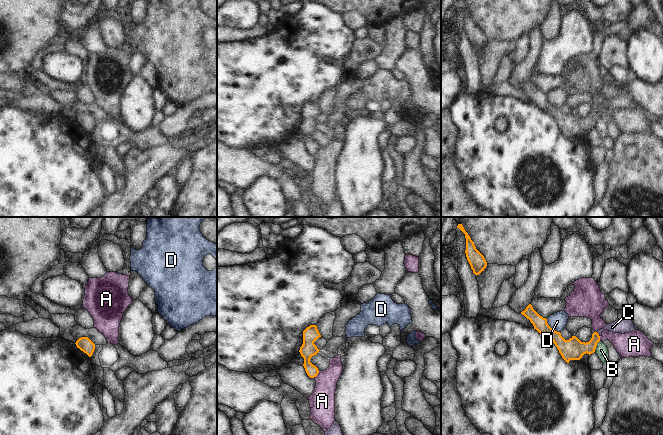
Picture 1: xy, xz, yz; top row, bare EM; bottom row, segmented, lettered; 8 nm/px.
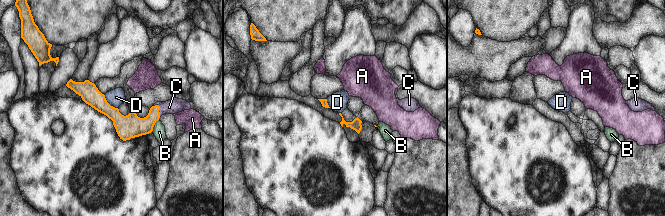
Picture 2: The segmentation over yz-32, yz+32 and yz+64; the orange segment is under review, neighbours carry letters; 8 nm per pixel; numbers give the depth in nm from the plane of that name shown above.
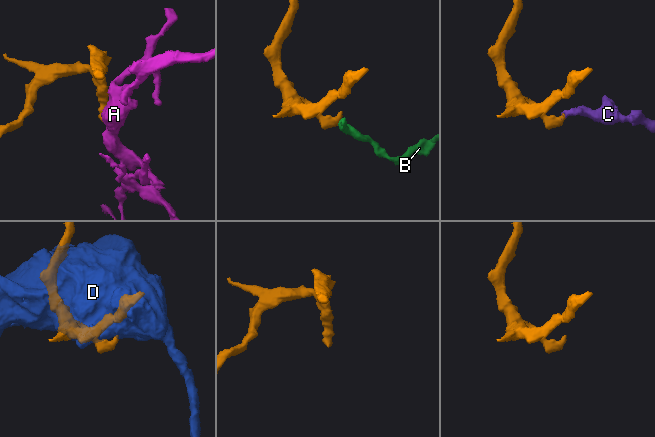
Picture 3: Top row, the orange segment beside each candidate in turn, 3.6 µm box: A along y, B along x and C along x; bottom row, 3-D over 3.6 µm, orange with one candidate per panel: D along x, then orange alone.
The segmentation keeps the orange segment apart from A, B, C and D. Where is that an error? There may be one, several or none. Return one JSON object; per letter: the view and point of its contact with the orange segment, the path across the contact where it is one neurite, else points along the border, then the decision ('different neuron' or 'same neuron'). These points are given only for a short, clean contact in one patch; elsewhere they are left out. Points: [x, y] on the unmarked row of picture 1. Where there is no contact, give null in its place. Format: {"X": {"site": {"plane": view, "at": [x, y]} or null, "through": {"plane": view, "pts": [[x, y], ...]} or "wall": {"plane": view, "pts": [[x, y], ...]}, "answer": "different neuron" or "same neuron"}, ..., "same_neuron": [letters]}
{"A": {"site": {"plane": "xz", "at": [317, 150]}, "wall": {"plane": "xz", "pts": [[319, 147], [315, 153]]}, "answer": "different neuron"}, "B": {"site": {"plane": "yz", "at": [596, 121]}, "wall": {"plane": "yz", "pts": [[599, 116], [594, 127]]}, "answer": "different neuron"}, "C": {"site": {"plane": "yz", "at": [596, 108]}, "through": {"plane": "yz", "pts": [[573, 125], [586, 124], [596, 108], [593, 107]]}, "answer": "same neuron"}, "D": {"site": {"plane": "yz", "at": [551, 104]}, "wall": {"plane": "yz", "pts": [[546, 95], [546, 98], [560, 109]]}, "answer": "different neuron"}, "same_neuron": ["C"]}

